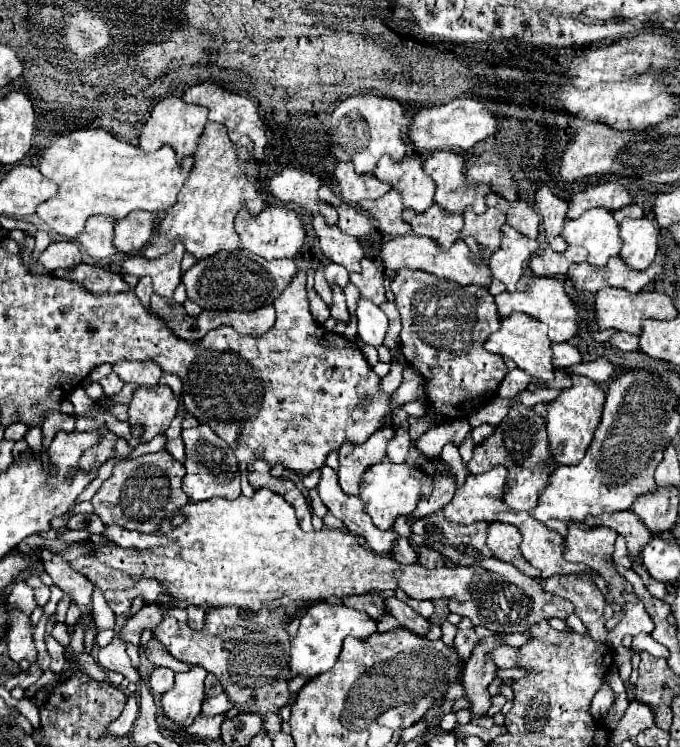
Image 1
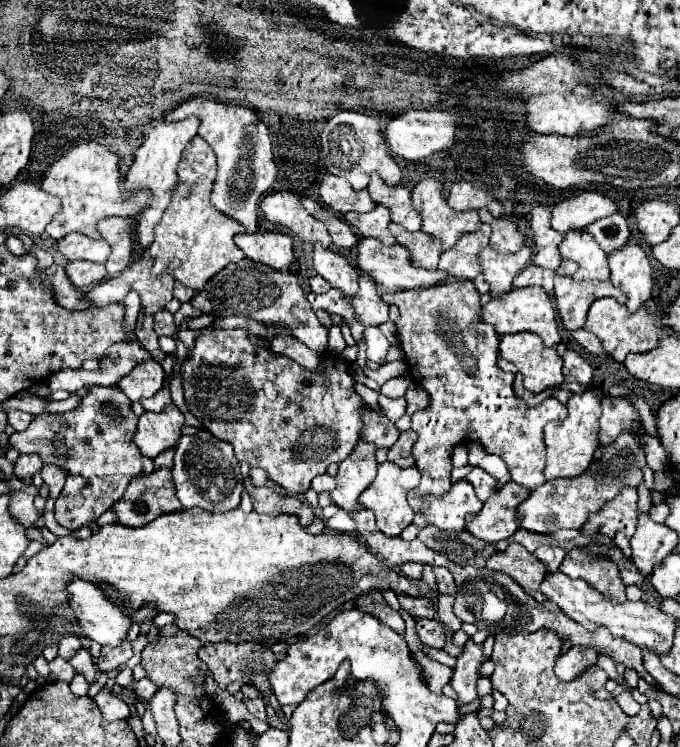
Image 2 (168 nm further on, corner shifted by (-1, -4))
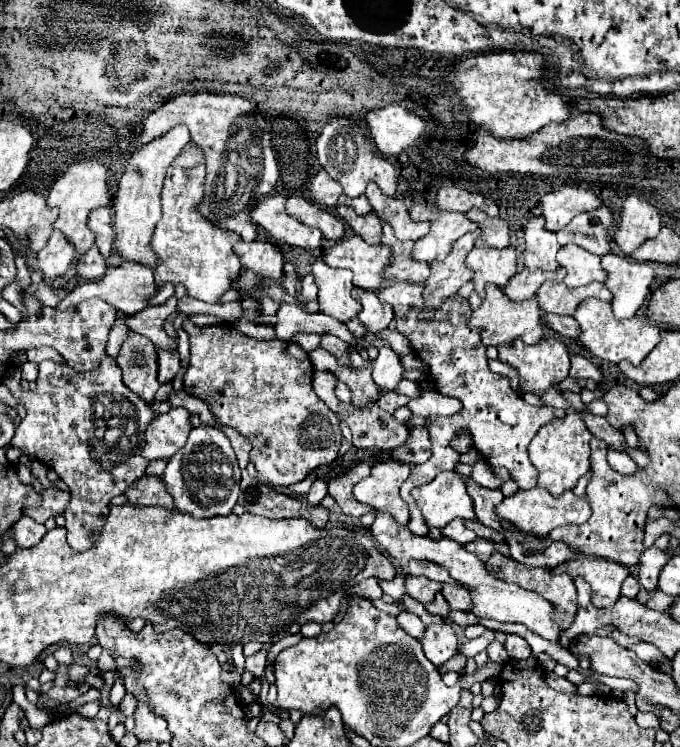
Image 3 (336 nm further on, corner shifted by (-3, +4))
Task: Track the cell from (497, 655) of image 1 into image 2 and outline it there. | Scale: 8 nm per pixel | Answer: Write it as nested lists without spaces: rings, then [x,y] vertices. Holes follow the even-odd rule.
[[[471,638],[465,642],[461,656],[457,656],[457,666],[453,670],[451,686],[459,694],[457,706],[469,704],[477,698],[479,666],[483,664],[483,644],[475,644]]]

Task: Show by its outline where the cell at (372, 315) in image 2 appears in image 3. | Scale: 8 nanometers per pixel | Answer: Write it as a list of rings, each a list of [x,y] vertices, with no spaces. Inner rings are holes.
[[[355,288],[353,290],[353,296],[361,302],[363,310],[361,314],[357,316],[359,322],[363,324],[363,328],[369,332],[369,334],[379,334],[383,332],[389,322],[393,320],[393,310],[391,306],[383,304],[375,292],[371,290],[361,290],[361,288]]]

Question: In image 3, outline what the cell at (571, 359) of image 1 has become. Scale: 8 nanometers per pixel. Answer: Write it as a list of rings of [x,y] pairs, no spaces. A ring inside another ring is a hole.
[[[573,356],[573,360],[571,360],[571,372],[569,372],[573,378],[583,378],[583,380],[587,380],[587,378],[591,378],[591,380],[595,380],[597,384],[603,380],[603,374],[591,364],[591,360],[587,360],[587,358],[583,358],[583,356]]]

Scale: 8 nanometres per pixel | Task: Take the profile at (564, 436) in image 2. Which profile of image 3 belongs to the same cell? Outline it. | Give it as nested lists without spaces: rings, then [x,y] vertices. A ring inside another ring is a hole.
[[[569,414],[563,420],[545,424],[529,446],[529,460],[537,468],[537,486],[551,492],[551,496],[561,496],[573,490],[577,480],[589,472],[589,440],[591,432],[583,424],[579,414]]]

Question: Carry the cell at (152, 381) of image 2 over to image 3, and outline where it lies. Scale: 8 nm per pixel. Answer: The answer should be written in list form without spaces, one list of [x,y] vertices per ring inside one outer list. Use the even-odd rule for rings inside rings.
[[[129,332],[121,350],[115,358],[117,366],[123,372],[123,382],[145,402],[151,402],[155,392],[159,390],[157,382],[157,348],[155,344],[137,334]]]

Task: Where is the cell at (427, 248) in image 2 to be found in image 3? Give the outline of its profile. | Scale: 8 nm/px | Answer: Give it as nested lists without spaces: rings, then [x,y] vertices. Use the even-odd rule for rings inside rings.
[[[383,224],[383,236],[381,242],[391,248],[391,264],[387,264],[387,272],[383,272],[385,280],[401,280],[401,282],[411,282],[411,284],[423,284],[429,276],[429,264],[425,262],[413,262],[411,260],[411,250],[413,242],[403,242],[397,240],[393,230]]]

